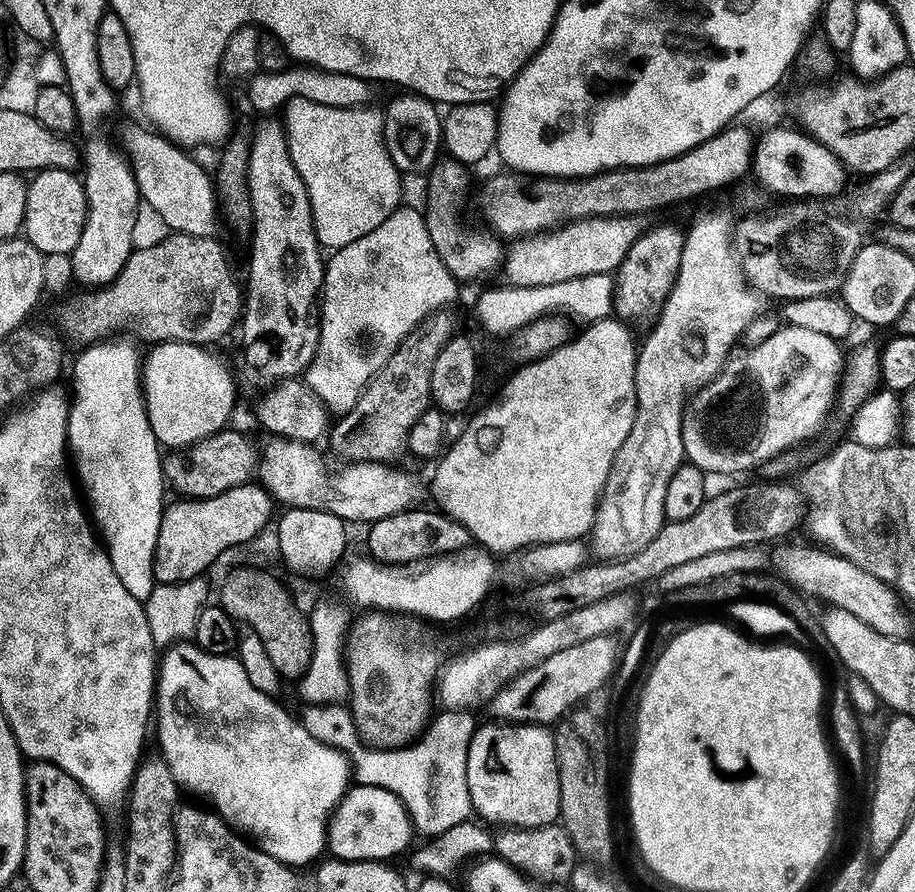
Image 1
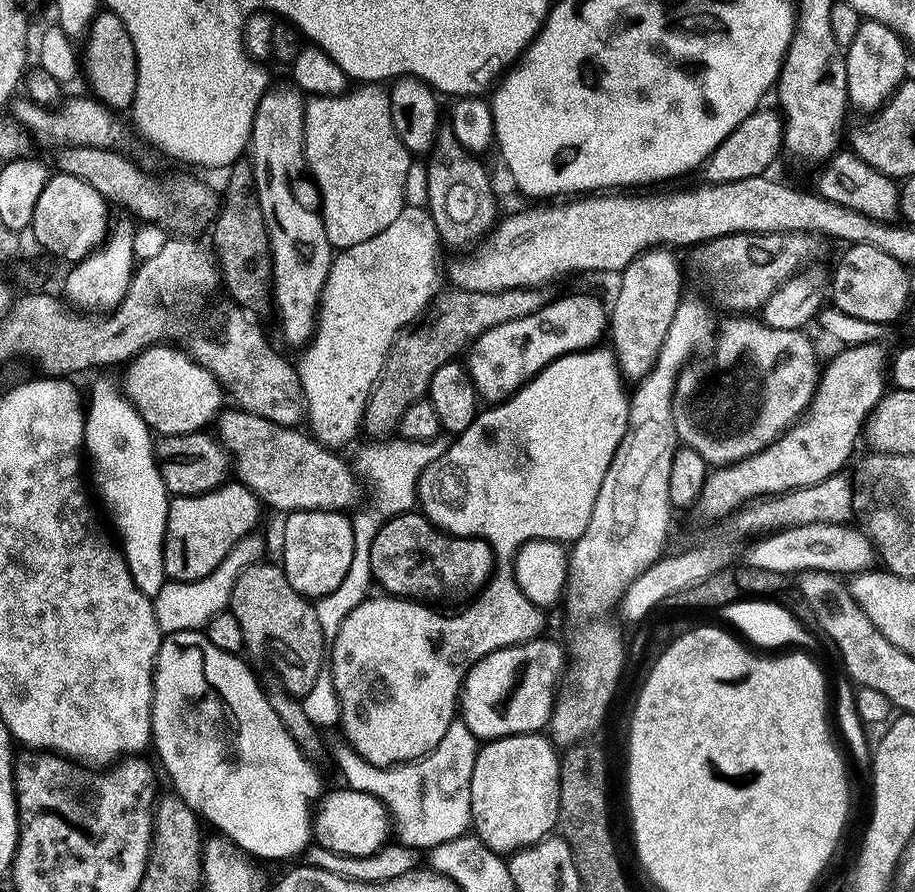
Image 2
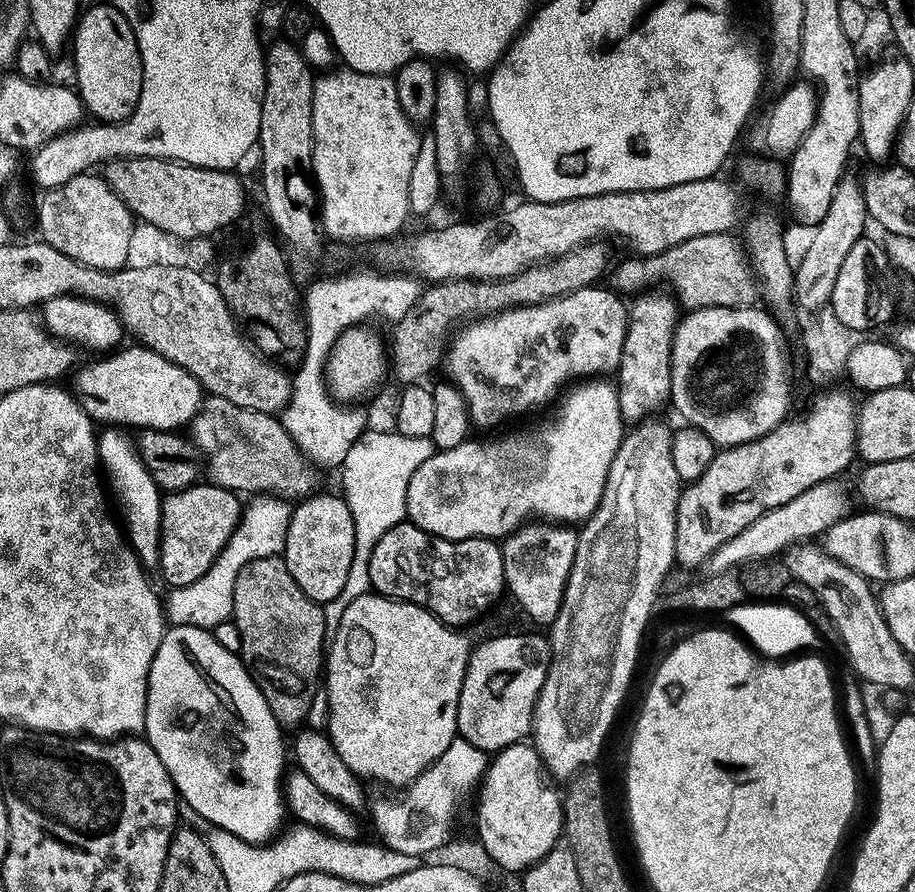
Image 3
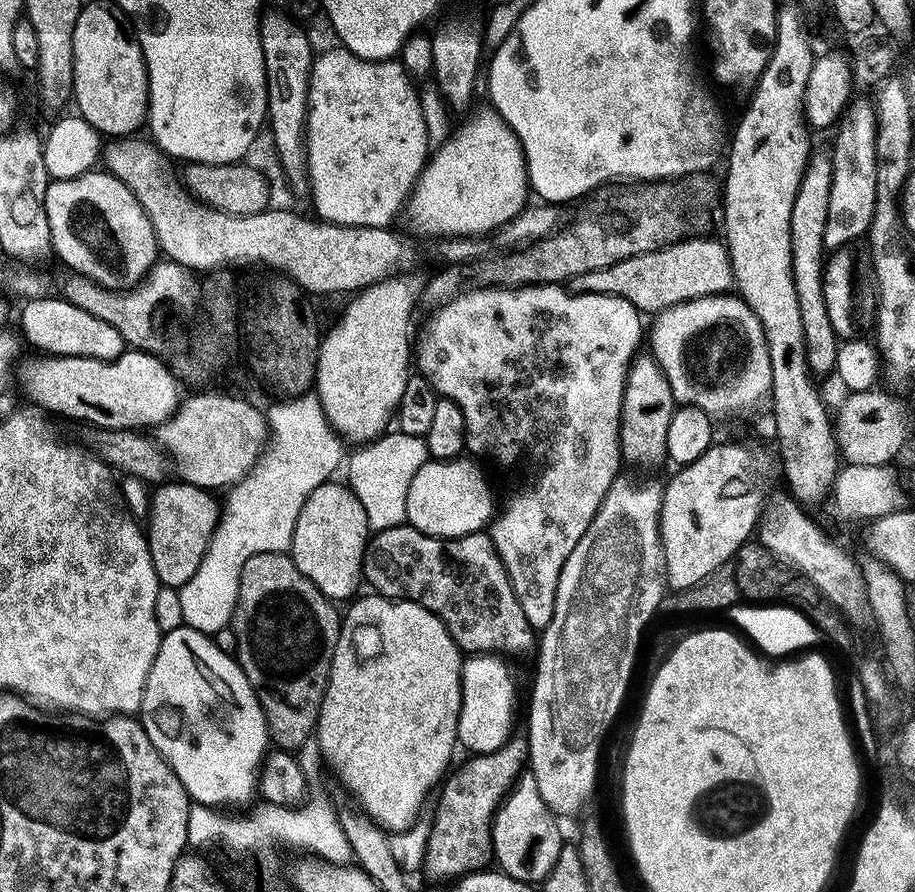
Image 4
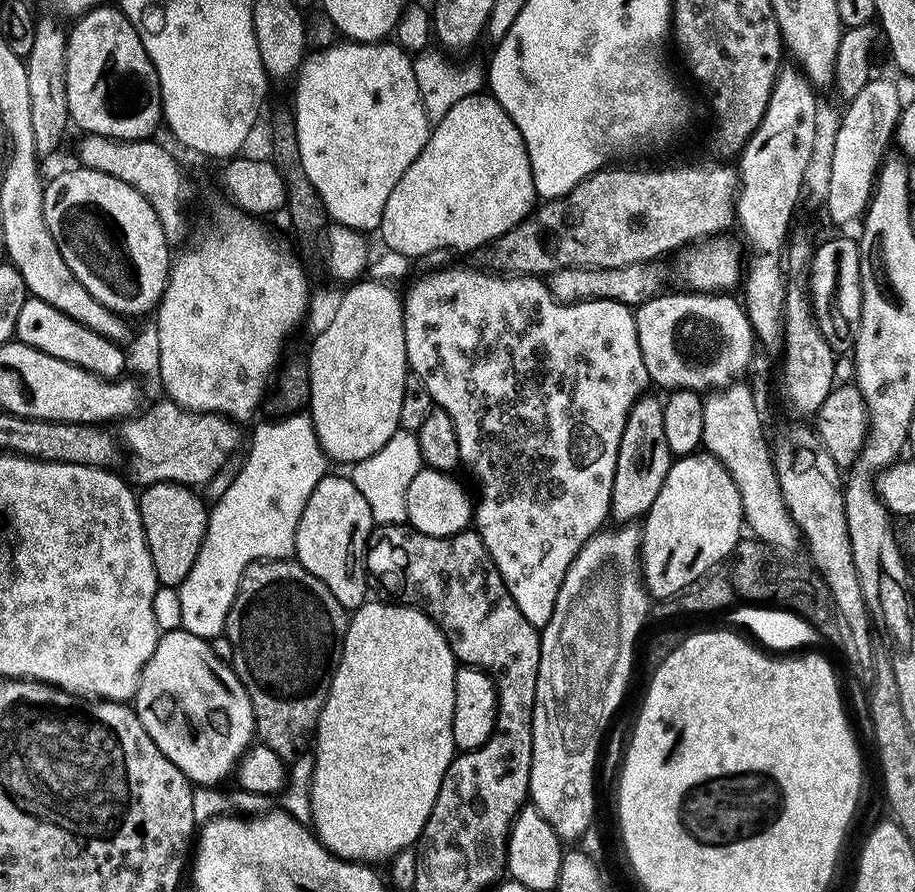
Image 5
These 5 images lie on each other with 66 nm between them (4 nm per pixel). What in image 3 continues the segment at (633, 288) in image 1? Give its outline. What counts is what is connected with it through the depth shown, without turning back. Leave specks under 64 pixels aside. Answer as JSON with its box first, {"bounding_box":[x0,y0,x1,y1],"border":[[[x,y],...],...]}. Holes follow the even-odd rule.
{"bounding_box":[616,290,680,424],"border":[[[650,290],[637,295],[629,305],[629,322],[626,338],[623,339],[622,355],[616,371],[616,389],[619,398],[620,417],[628,424],[641,423],[647,416],[653,415],[662,403],[666,404],[672,395],[672,338],[679,323],[680,310],[677,301],[660,290]]]}

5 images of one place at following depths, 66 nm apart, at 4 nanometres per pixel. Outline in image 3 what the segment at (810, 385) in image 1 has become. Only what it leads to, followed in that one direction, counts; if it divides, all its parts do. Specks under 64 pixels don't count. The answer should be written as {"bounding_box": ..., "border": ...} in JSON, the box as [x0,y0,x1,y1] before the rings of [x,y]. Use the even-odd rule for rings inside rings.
{"bounding_box":[670,306,792,449],"border":[[[726,306],[694,308],[685,311],[679,317],[679,323],[676,325],[672,338],[672,395],[670,404],[684,415],[683,423],[685,425],[702,430],[702,434],[706,434],[706,438],[710,438],[710,442],[714,442],[717,449],[736,447],[739,444],[760,439],[767,432],[774,431],[775,427],[784,422],[789,415],[788,407],[792,404],[792,384],[788,381],[788,356],[784,353],[783,342],[780,341],[780,329],[782,329],[781,325],[760,306],[749,306],[747,308],[727,308]]]}

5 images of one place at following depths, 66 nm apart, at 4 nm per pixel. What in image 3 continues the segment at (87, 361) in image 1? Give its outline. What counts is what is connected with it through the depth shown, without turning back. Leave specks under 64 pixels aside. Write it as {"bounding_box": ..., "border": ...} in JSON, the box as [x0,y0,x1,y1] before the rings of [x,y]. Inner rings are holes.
{"bounding_box":[98,426,162,569],"border":[[[116,426],[105,427],[103,431],[98,436],[98,451],[100,453],[102,472],[106,477],[106,484],[110,489],[111,495],[113,497],[116,495],[120,499],[121,506],[124,507],[122,524],[126,529],[128,543],[135,550],[136,557],[140,559],[140,563],[144,565],[145,569],[159,569],[160,523],[162,522],[162,510],[160,509],[161,490],[154,482],[154,478],[146,470],[142,458],[136,452],[133,437],[127,431],[121,430]]]}

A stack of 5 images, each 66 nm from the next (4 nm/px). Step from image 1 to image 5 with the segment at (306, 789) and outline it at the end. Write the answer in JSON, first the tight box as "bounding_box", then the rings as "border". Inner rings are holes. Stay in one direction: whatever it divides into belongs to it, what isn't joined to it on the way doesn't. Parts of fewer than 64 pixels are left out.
{"bounding_box":[134,630,256,786],"border":[[[183,630],[165,631],[157,639],[154,654],[148,659],[140,675],[140,685],[134,697],[134,707],[136,709],[136,717],[142,722],[146,734],[150,734],[150,738],[154,738],[158,750],[162,750],[162,754],[166,754],[166,758],[170,758],[170,762],[174,762],[174,766],[178,766],[178,770],[182,770],[182,774],[187,776],[189,781],[196,786],[216,786],[221,783],[219,780],[224,780],[227,776],[231,777],[234,769],[239,765],[240,757],[248,751],[254,740],[256,731],[254,710],[251,709],[250,698],[247,696],[243,682],[236,676],[233,665],[227,659],[220,657],[211,648],[209,641]]]}

